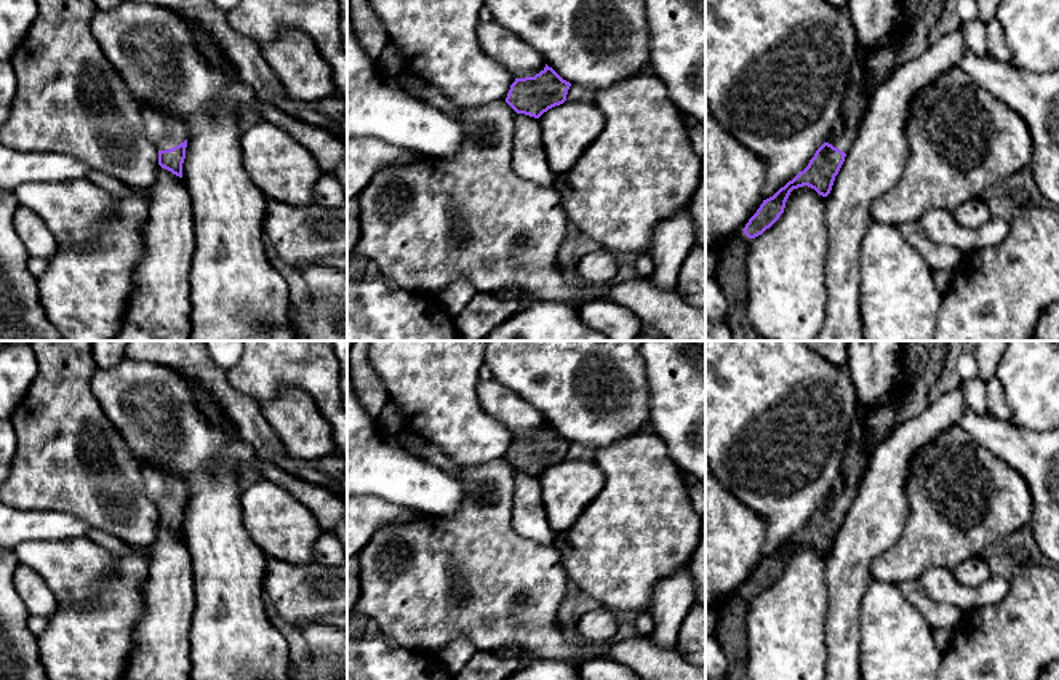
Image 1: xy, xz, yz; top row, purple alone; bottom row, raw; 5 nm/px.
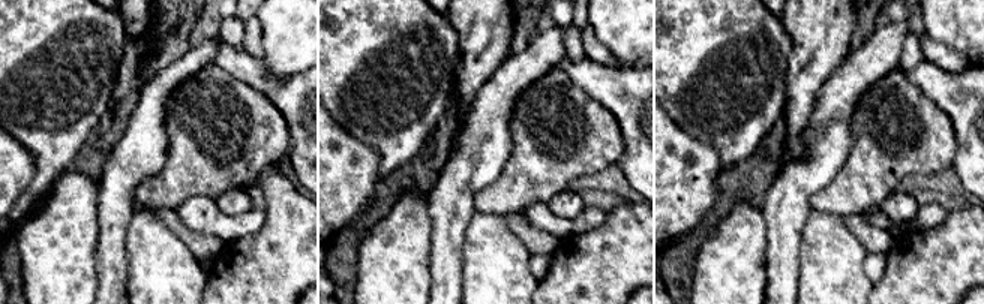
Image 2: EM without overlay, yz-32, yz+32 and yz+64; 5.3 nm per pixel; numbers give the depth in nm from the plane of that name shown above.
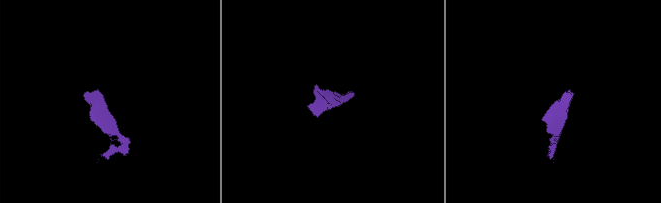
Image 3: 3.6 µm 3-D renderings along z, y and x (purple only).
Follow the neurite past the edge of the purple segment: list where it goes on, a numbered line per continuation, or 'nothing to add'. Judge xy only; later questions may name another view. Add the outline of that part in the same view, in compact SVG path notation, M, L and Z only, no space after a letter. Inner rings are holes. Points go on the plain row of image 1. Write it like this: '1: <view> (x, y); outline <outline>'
1: xy (167, 492); outline M144 467L142 475L147 480L147 488L154 494L157 509L173 507L187 498L187 485L170 475L157 472L154 467Z

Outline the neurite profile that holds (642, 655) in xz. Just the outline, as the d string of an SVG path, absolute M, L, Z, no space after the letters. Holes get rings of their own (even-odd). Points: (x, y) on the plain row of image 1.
M651 635L600 646L611 661L627 666L640 680L705 680L705 666L688 662L675 648L657 646Z

